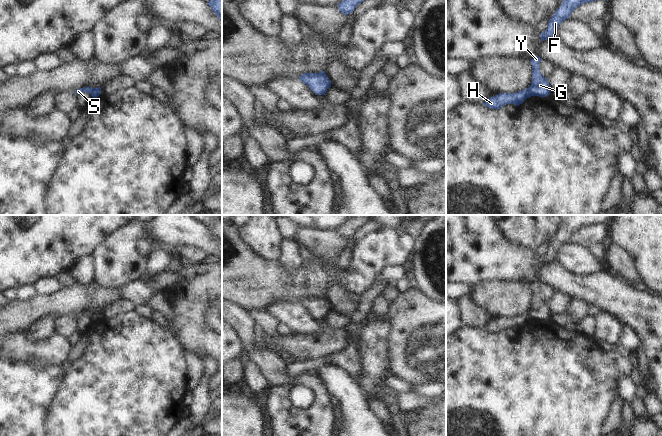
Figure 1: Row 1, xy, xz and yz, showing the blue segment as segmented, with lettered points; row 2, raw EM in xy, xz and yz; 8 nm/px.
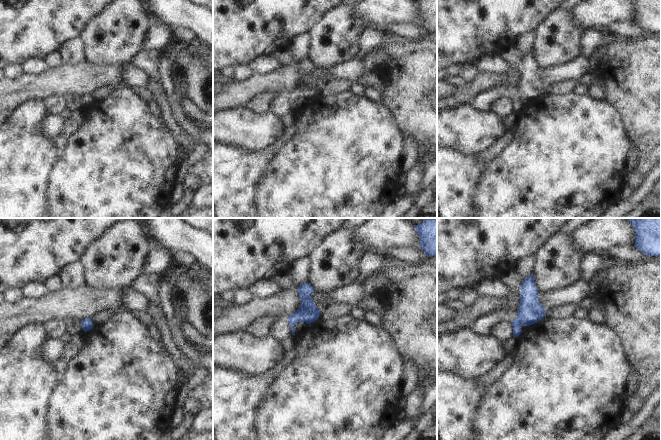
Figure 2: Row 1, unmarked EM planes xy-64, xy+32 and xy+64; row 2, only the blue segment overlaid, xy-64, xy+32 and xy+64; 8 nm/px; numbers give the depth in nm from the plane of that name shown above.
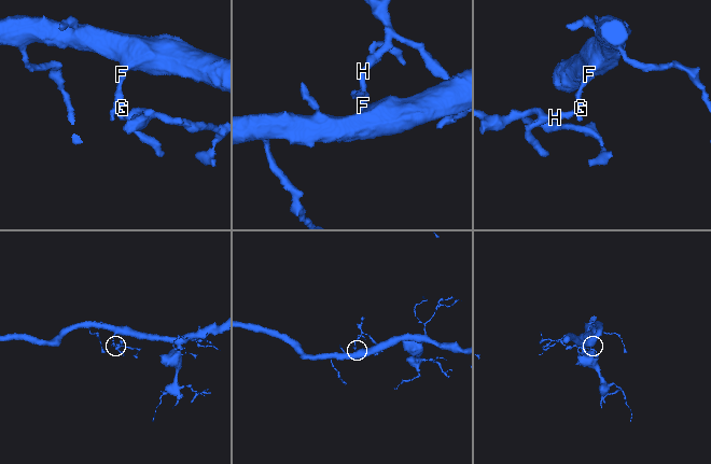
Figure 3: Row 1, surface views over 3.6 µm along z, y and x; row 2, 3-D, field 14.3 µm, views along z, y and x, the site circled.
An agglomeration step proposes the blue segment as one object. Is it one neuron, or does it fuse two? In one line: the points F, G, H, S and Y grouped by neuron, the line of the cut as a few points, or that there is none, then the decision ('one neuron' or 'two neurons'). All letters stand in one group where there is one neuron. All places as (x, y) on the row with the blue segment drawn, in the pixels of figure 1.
F G S Y / H | yz (528, 88), (532, 95) | two neurons

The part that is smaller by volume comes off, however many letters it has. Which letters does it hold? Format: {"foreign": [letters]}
{"foreign": ["H"]}

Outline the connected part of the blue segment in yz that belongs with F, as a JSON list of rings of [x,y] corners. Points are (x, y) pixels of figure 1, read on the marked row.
[[[563,0],[561,6],[556,9],[555,14],[549,19],[548,28],[540,33],[542,41],[551,40],[557,34],[559,25],[569,19],[571,13],[580,5],[597,0]]]

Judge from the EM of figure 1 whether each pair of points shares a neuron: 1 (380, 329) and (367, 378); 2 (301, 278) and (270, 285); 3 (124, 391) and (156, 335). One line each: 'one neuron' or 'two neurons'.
1: one neuron
2: one neuron
3: one neuron

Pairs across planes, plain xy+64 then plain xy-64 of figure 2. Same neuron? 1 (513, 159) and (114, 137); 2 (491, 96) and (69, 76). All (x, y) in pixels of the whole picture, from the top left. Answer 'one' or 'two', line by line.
1: one
2: two

